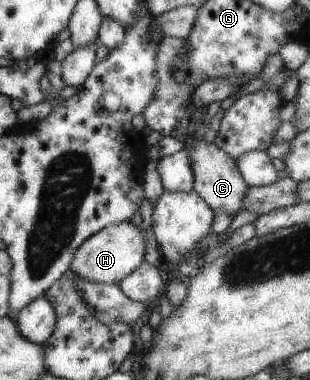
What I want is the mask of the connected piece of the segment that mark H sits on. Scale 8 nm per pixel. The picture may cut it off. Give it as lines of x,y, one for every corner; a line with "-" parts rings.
129,221
106,225
82,241
73,253
68,267
78,278
95,283
116,284
143,261
144,234
139,226
134,226

